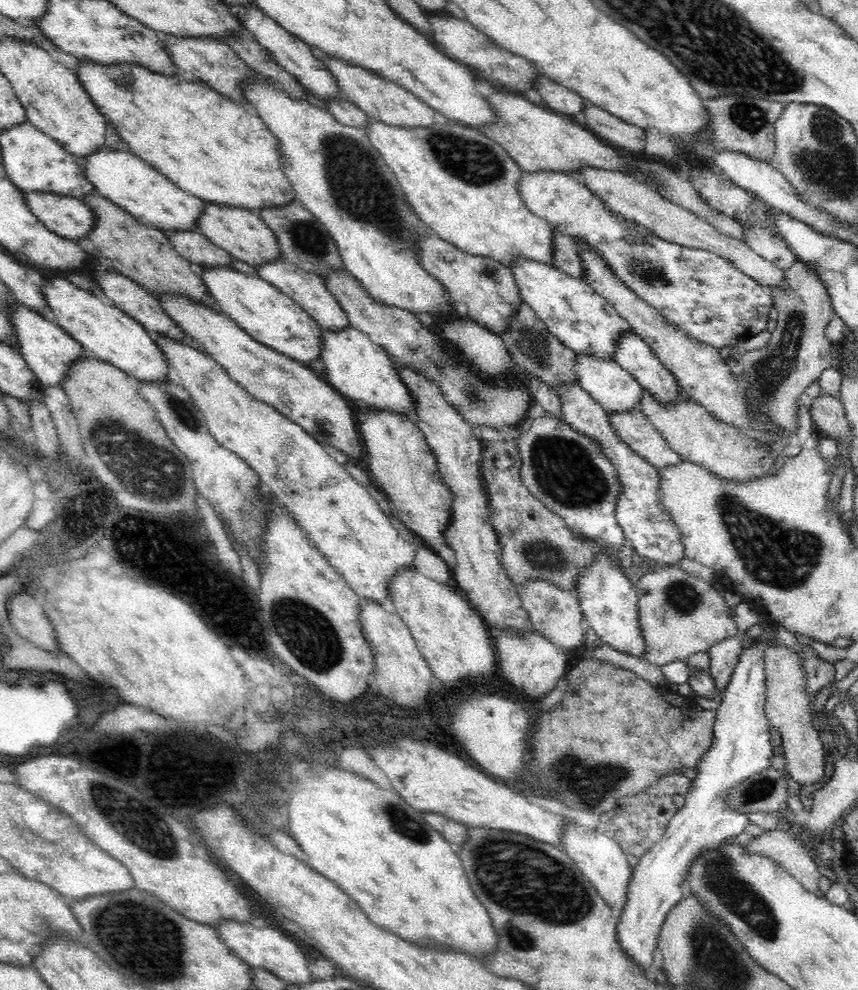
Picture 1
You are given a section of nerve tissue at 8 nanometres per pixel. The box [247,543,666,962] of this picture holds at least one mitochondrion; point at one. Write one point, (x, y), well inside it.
(523, 880)

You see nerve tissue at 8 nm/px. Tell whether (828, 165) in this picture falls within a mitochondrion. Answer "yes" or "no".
yes

